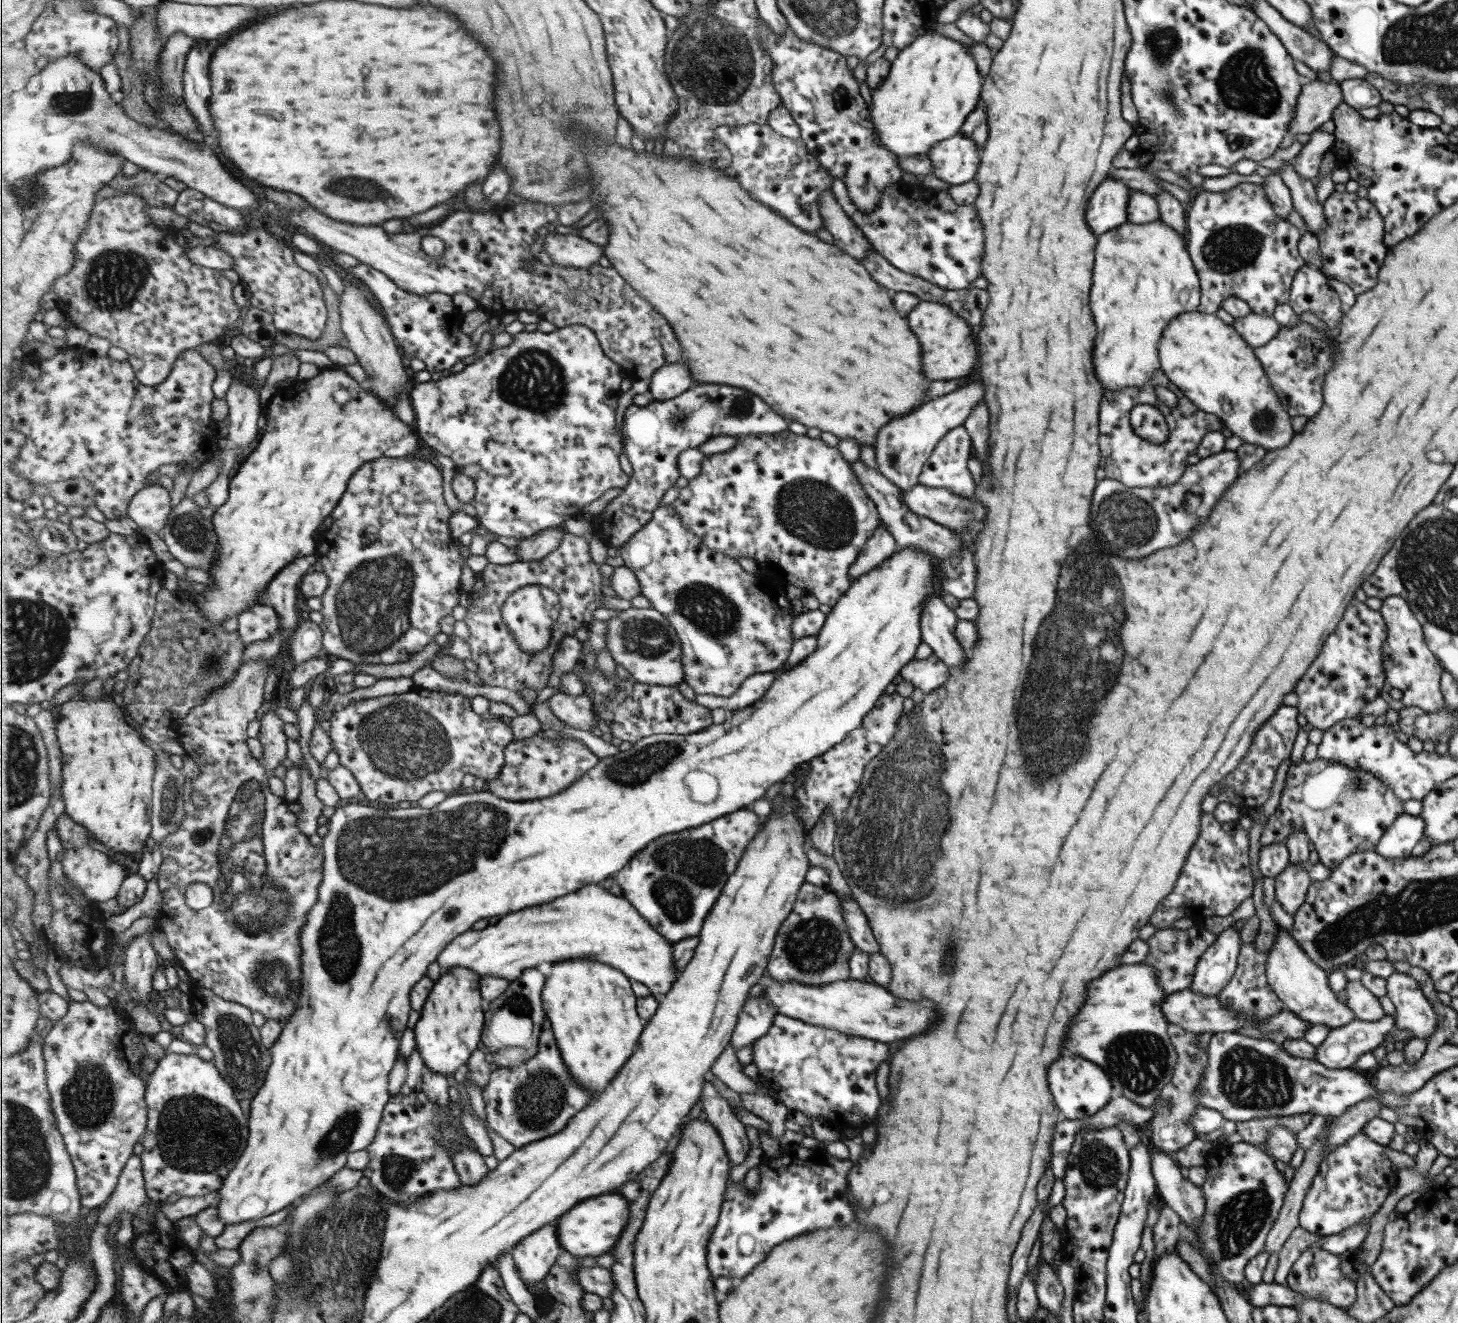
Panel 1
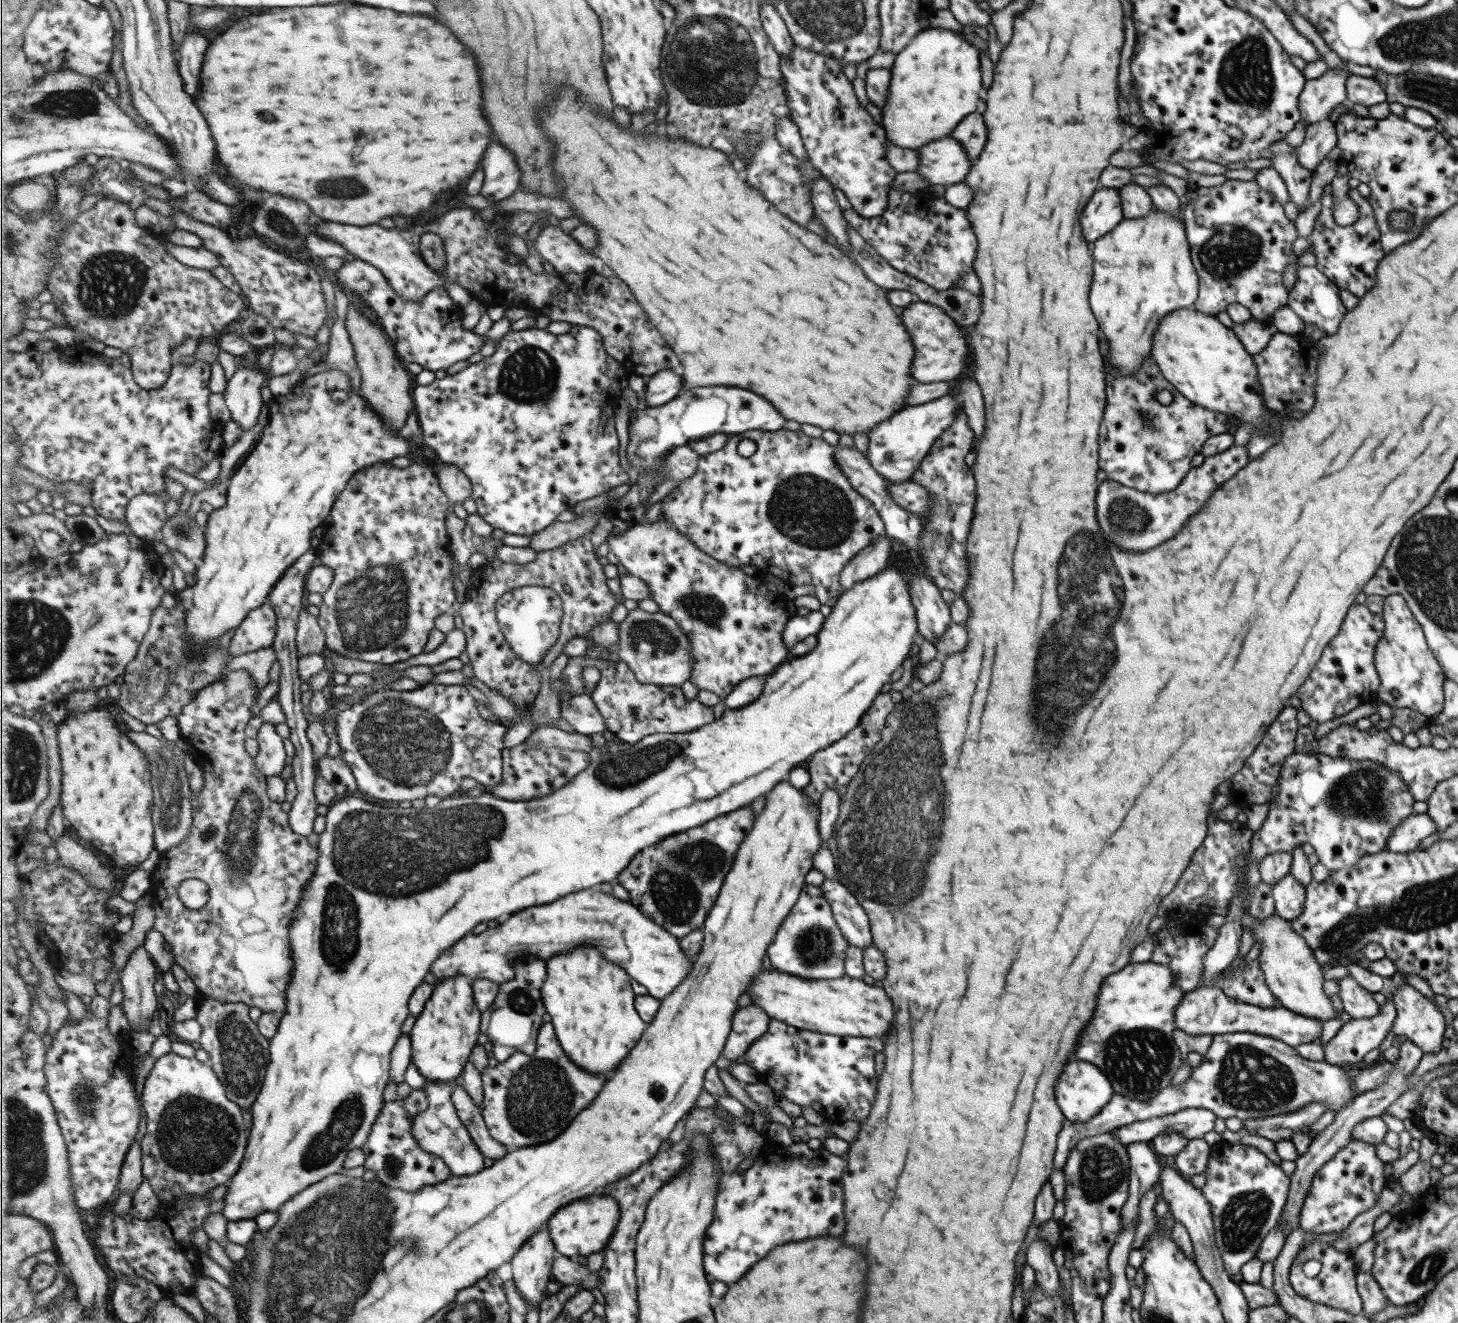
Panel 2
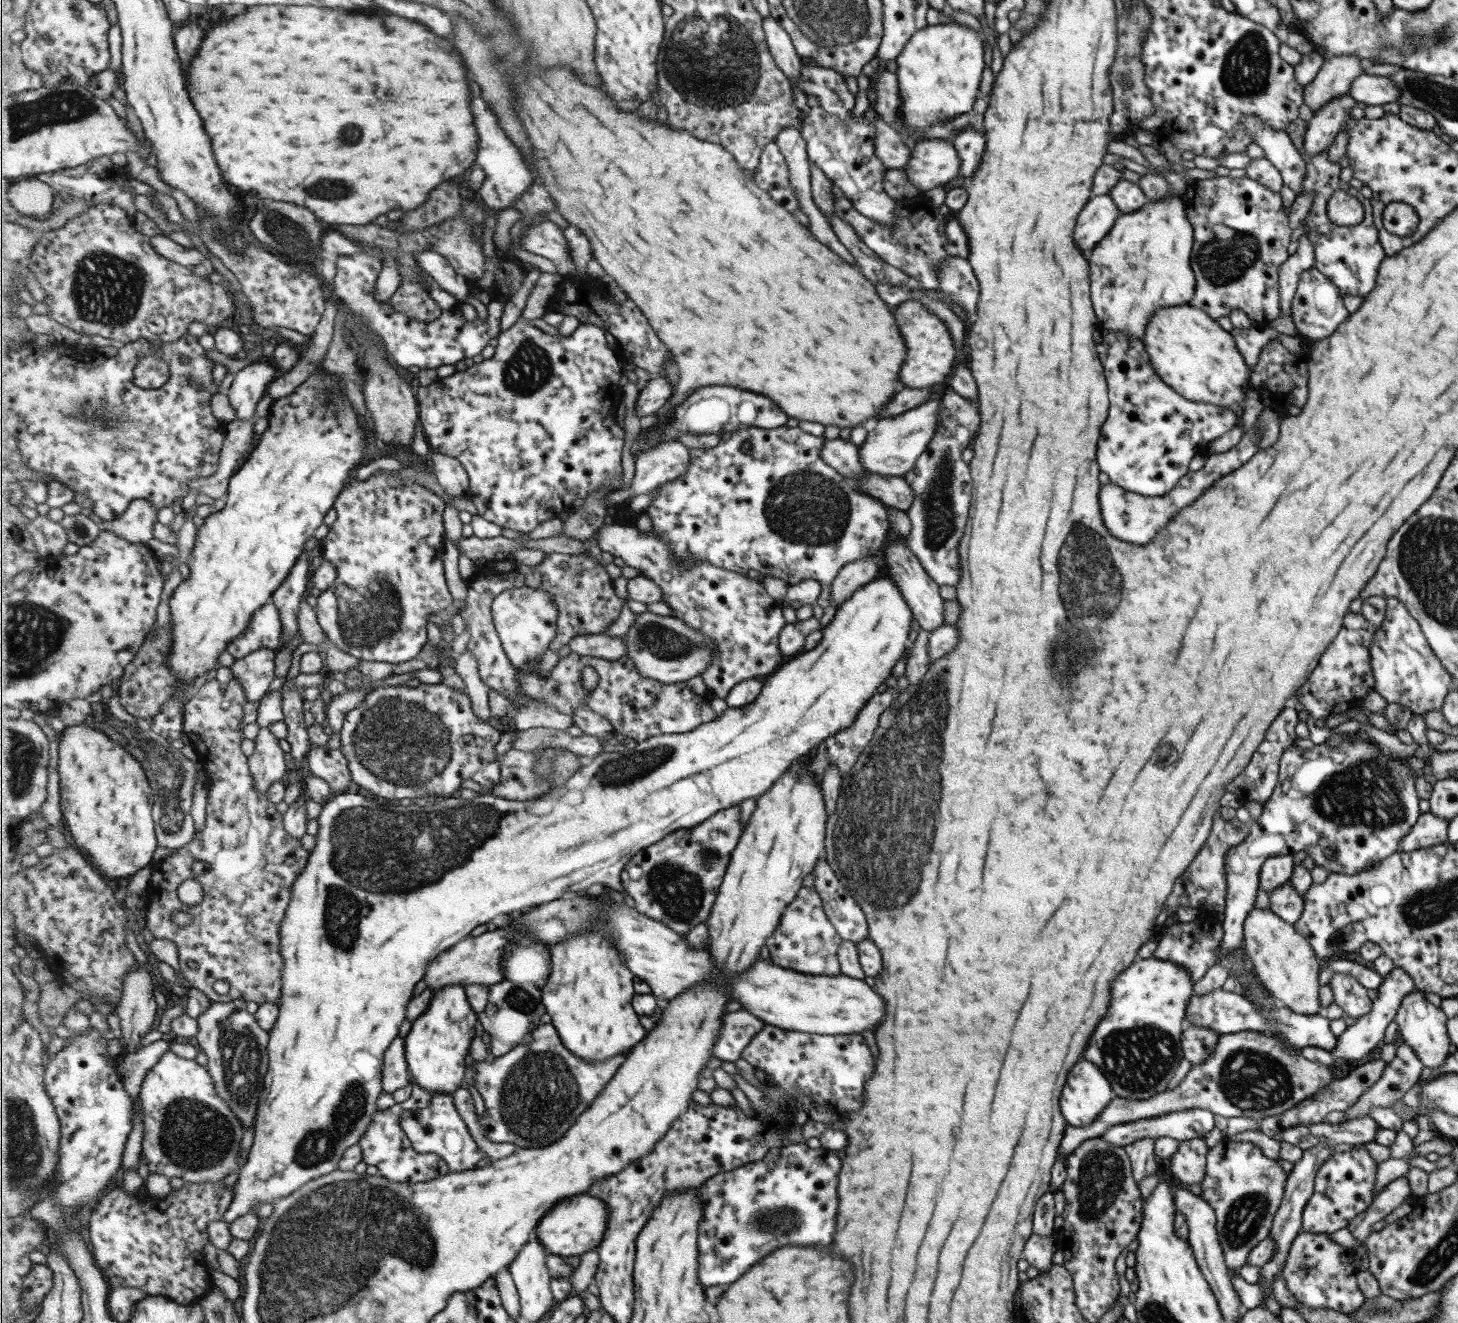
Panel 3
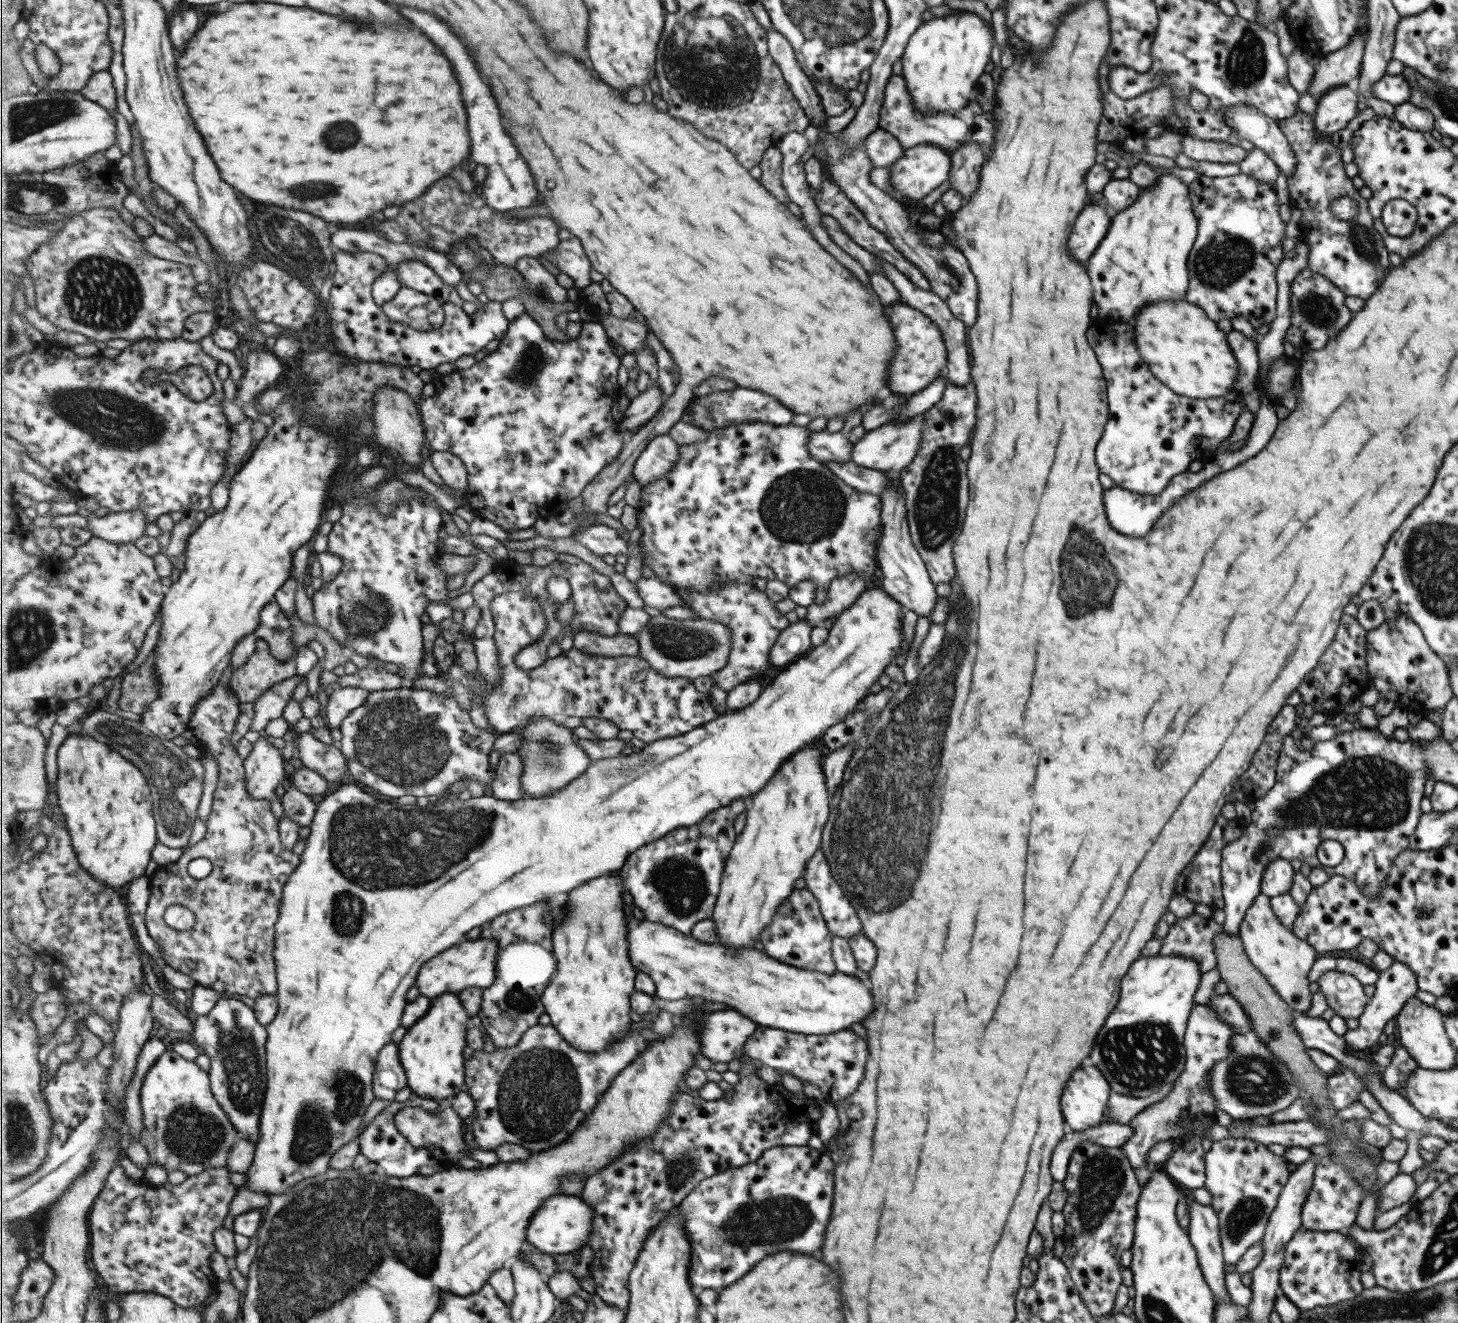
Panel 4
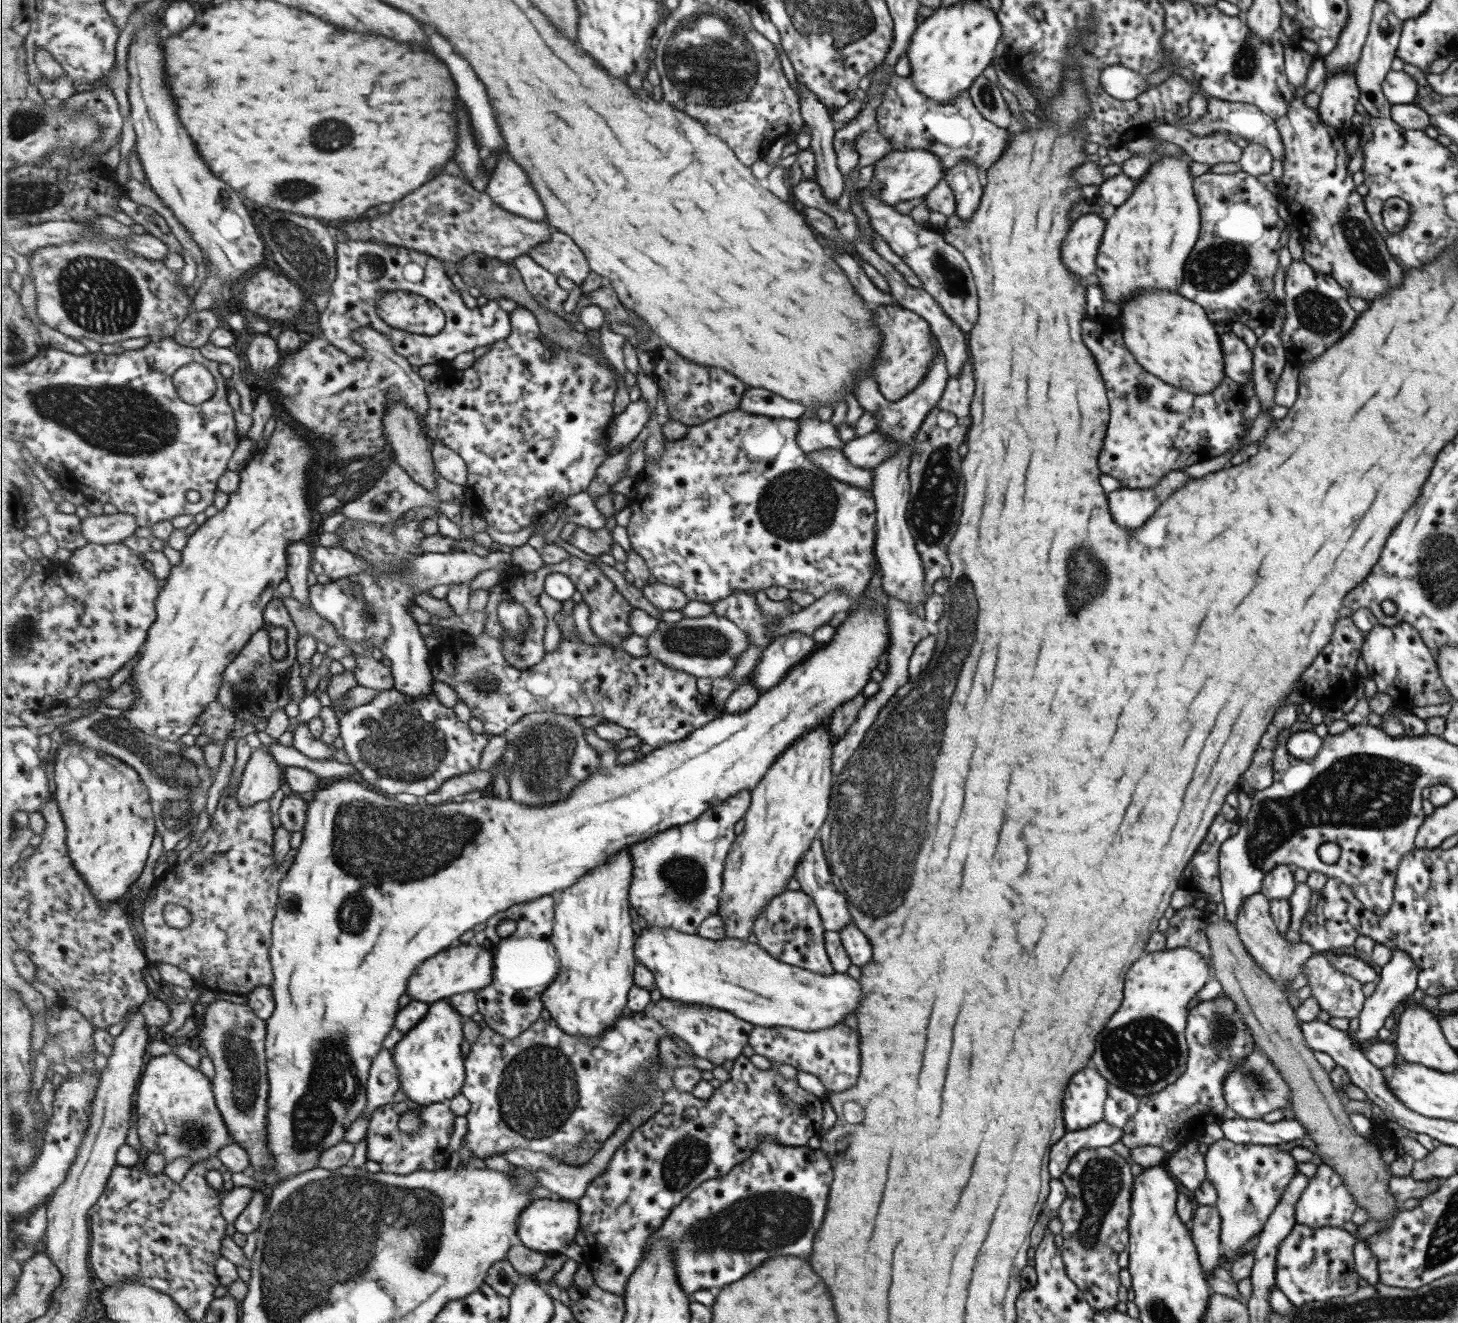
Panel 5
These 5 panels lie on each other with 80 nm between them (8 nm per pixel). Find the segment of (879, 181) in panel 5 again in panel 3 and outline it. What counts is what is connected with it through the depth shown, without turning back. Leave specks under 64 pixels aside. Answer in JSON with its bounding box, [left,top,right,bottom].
[903,138,959,192]

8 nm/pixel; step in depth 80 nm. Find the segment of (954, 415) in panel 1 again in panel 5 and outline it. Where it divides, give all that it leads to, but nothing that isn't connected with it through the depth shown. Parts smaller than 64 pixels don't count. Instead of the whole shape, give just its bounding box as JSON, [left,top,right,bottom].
[840,431,897,470]

